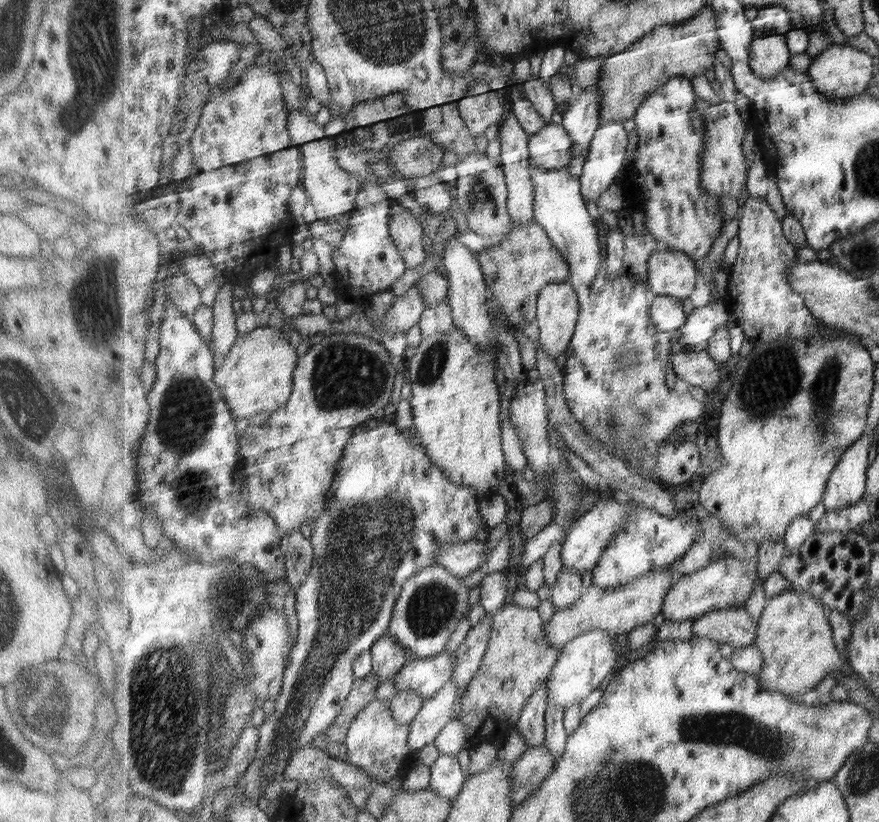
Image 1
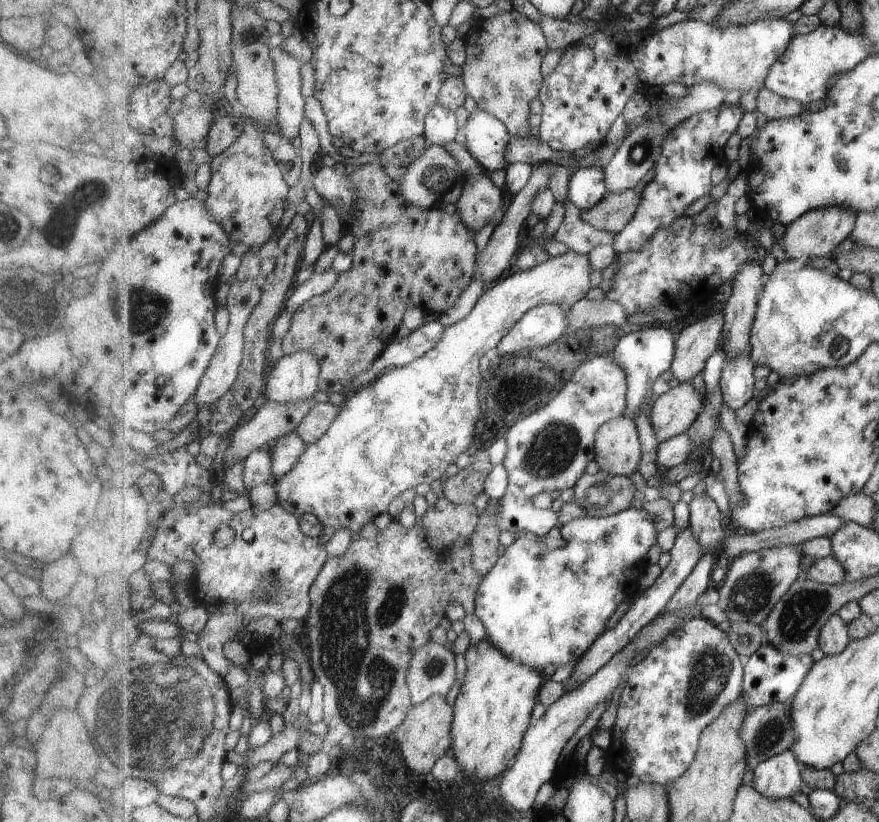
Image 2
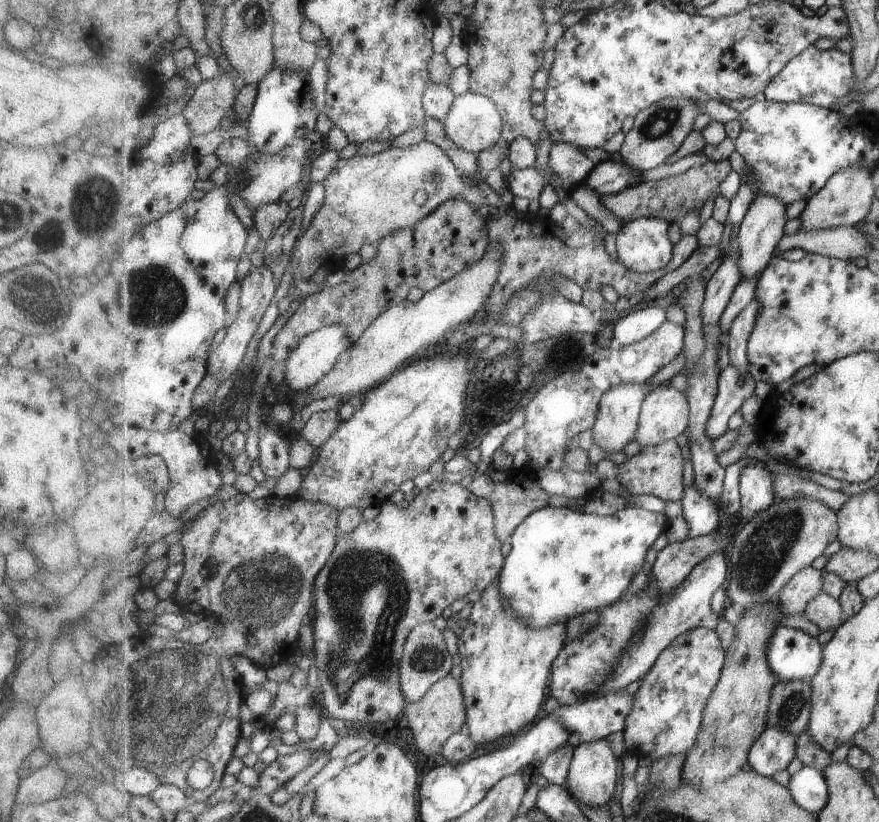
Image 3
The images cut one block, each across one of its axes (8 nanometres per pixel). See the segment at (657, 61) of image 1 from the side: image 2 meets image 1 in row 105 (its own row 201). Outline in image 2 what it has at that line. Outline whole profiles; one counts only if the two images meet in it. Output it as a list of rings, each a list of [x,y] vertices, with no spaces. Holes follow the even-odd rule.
[[[635,190],[608,192],[595,208],[582,213],[583,220],[599,230],[621,232],[635,216],[641,204],[641,196],[642,193]]]

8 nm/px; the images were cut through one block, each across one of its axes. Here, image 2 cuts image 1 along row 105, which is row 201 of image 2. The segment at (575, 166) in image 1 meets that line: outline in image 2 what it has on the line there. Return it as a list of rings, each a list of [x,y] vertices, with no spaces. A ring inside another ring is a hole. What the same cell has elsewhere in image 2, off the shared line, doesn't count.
[[[580,167],[578,171],[573,172],[567,192],[568,200],[583,212],[595,208],[608,193],[605,171],[593,167]]]

